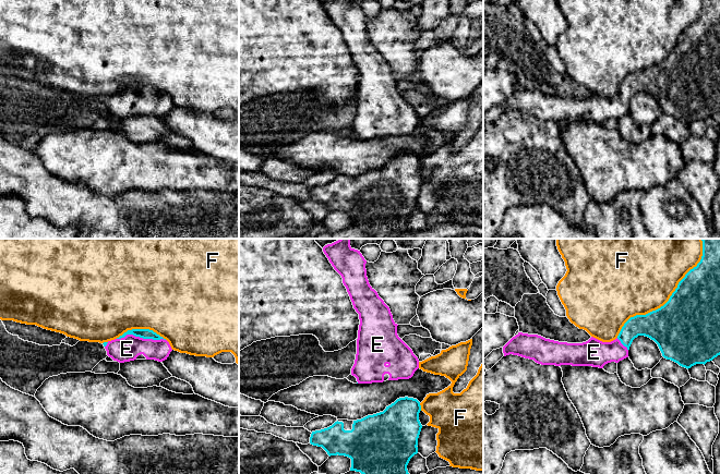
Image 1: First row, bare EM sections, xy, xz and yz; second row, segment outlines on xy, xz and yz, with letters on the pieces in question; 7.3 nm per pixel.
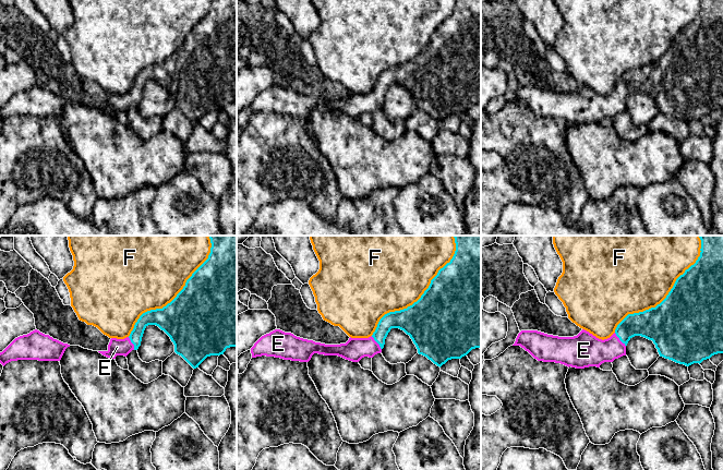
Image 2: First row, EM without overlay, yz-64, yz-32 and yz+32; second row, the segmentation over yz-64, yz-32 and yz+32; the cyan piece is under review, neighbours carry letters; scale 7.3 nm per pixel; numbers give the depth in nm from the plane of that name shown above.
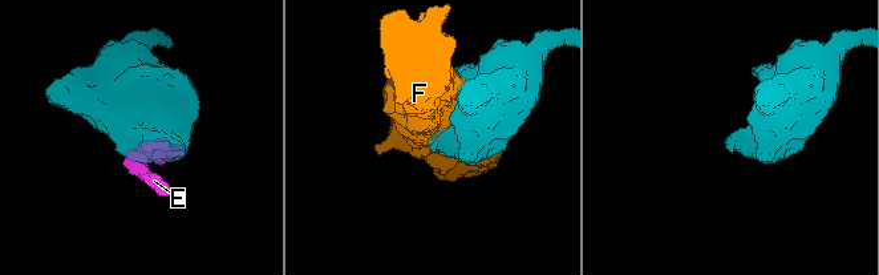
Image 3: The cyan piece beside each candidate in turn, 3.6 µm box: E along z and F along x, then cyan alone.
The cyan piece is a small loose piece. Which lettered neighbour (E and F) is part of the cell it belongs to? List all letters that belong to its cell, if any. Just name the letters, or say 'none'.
E

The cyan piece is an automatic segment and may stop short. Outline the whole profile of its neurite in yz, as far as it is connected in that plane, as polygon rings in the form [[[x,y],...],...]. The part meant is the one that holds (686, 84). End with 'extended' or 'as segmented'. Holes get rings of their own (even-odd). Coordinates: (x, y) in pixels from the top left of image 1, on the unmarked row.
[[[703,0],[700,17],[679,38],[669,57],[646,71],[631,73],[615,96],[602,98],[591,93],[583,99],[567,99],[518,88],[503,102],[503,109],[504,112],[513,110],[533,116],[541,121],[603,124],[608,119],[628,113],[629,102],[638,92],[653,96],[664,114],[687,125],[696,120],[705,121],[720,111],[720,0]]] | extended

